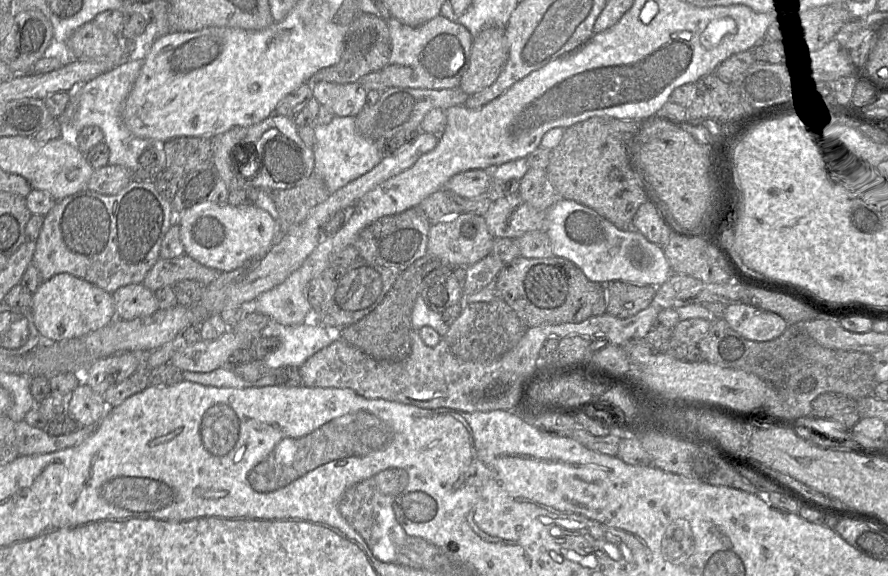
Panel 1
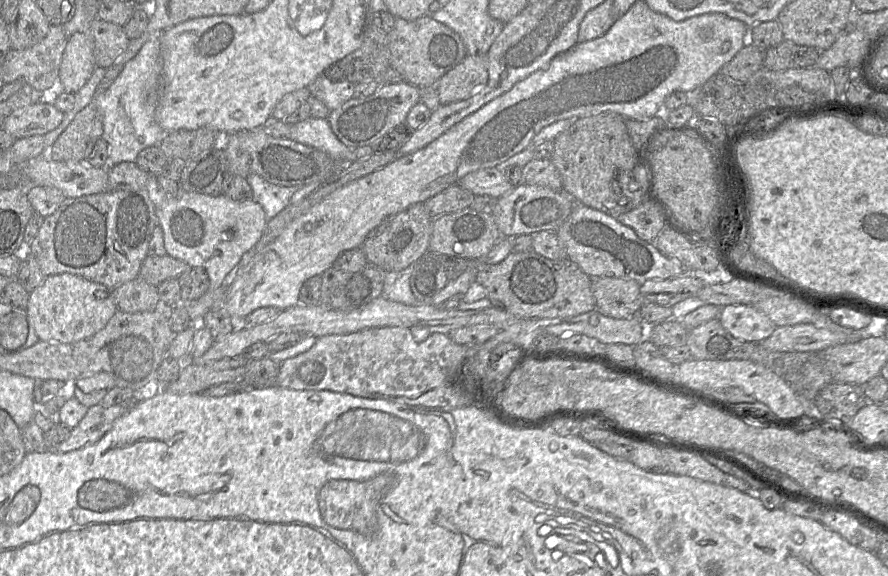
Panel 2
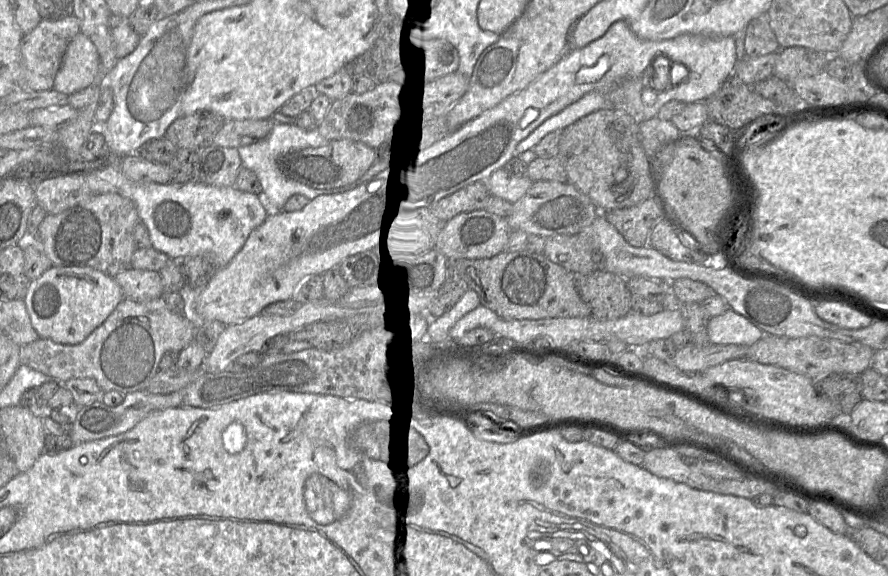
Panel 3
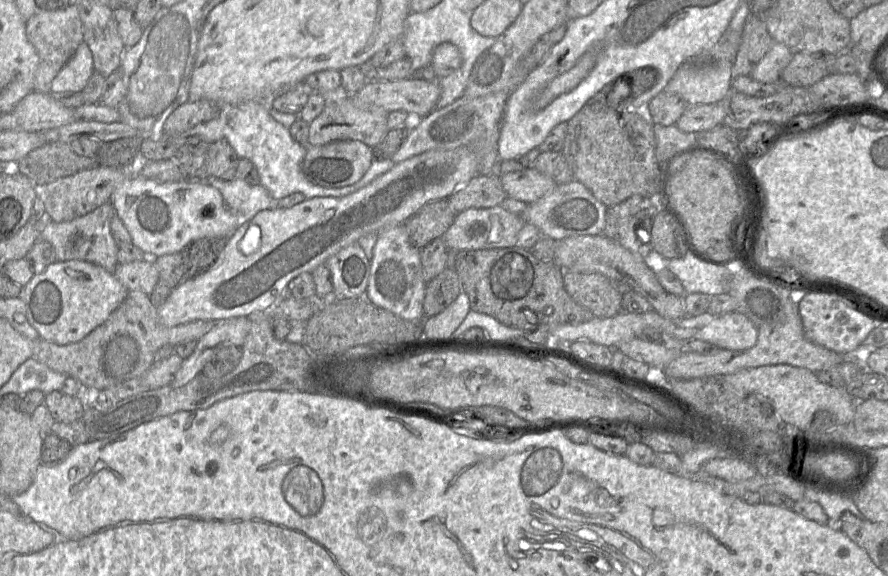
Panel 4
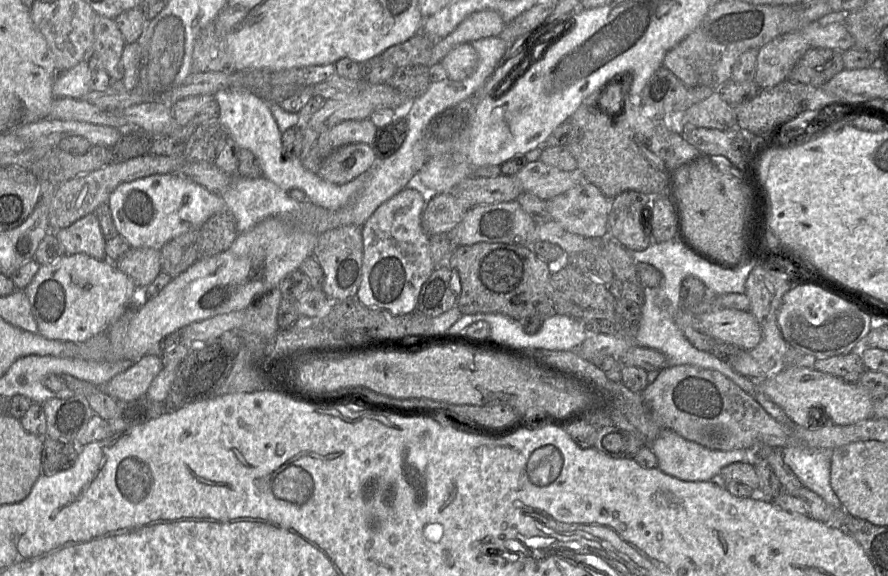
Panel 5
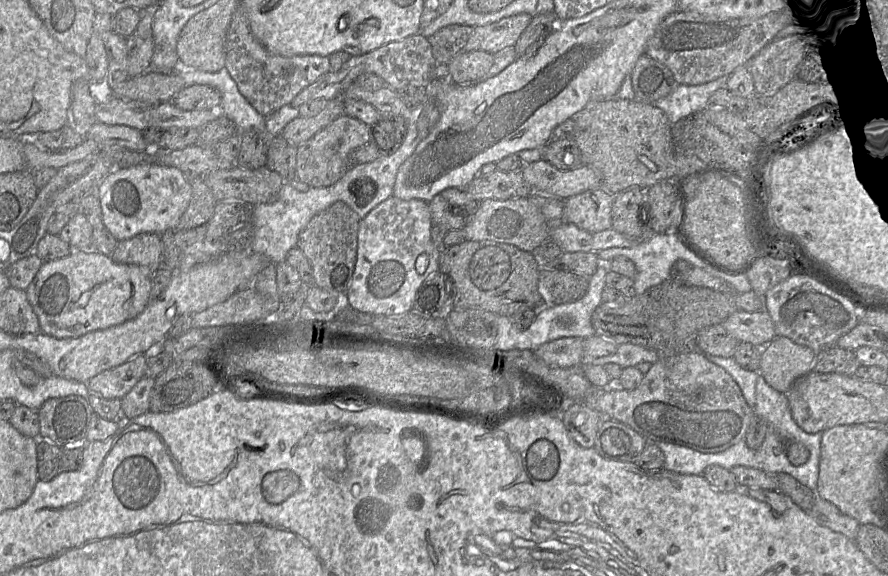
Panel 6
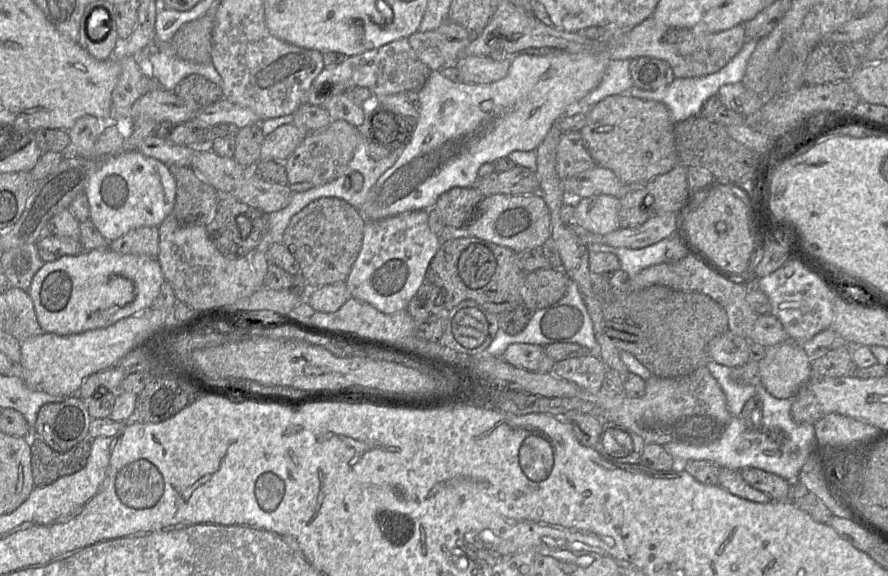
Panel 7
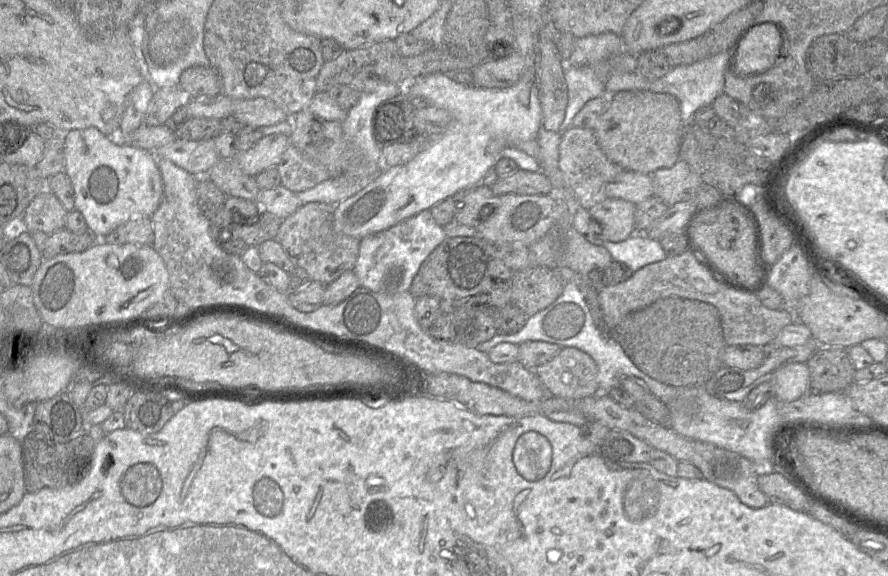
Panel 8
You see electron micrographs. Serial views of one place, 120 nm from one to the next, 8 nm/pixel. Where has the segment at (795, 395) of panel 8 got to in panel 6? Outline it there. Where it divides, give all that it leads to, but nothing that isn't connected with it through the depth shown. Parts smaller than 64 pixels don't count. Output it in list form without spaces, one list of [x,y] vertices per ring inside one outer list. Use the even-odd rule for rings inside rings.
[[[784,336],[762,347],[759,375],[774,390],[787,393],[793,383],[814,369],[814,350]]]

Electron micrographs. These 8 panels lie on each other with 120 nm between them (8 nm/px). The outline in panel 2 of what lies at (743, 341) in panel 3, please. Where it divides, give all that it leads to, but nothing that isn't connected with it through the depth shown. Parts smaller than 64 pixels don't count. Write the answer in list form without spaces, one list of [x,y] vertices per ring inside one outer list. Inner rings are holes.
[[[750,304],[721,307],[718,319],[733,337],[747,342],[762,341],[777,327],[764,312]]]

